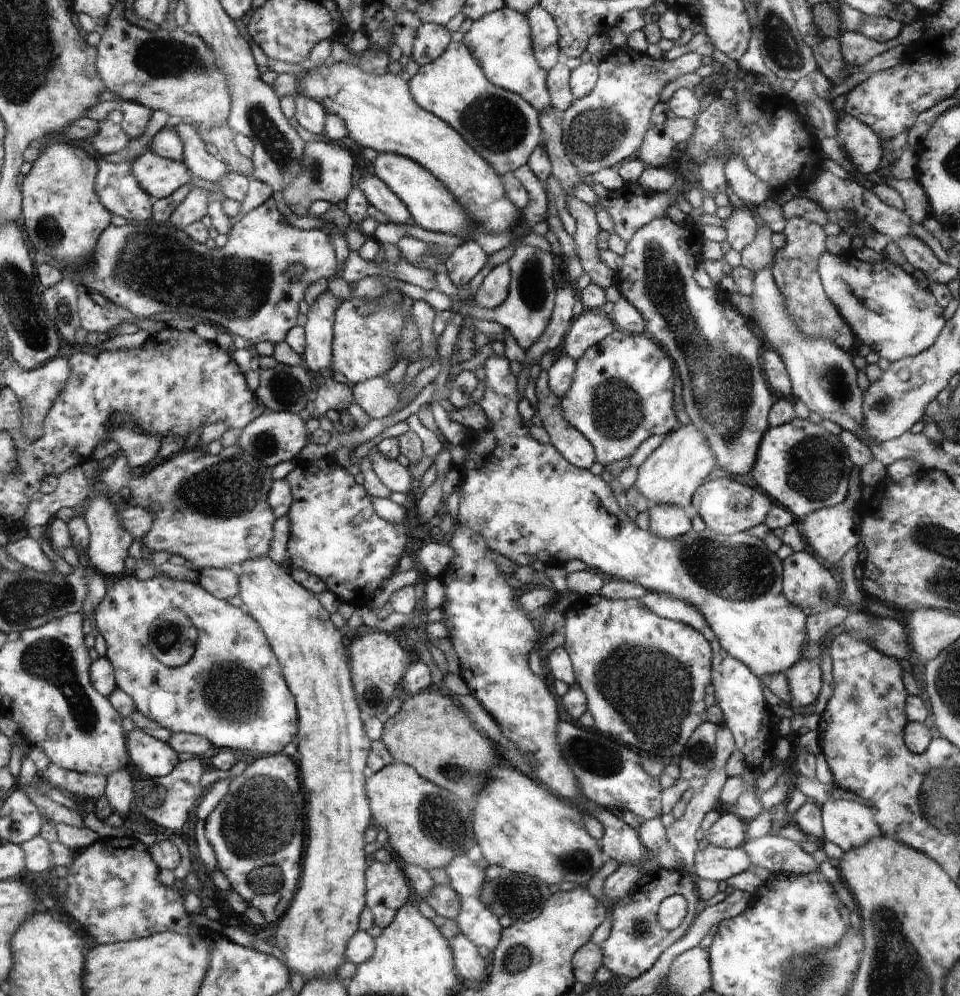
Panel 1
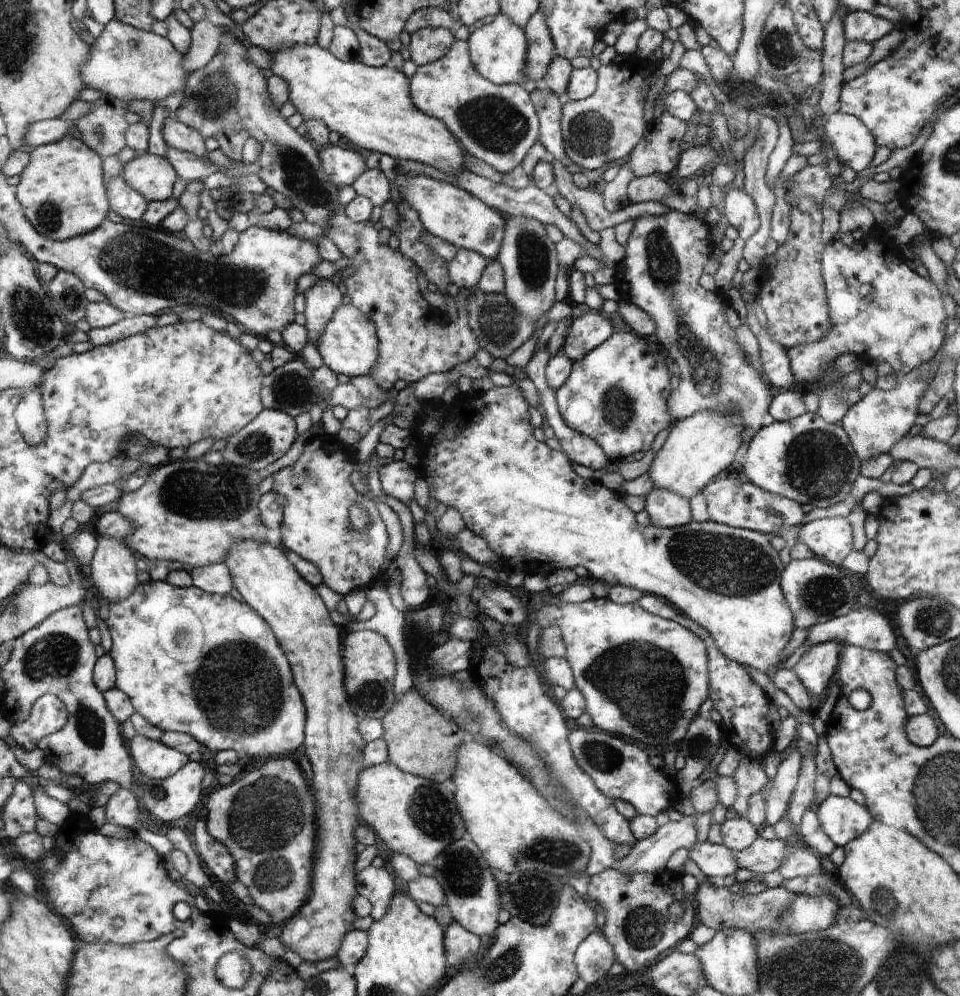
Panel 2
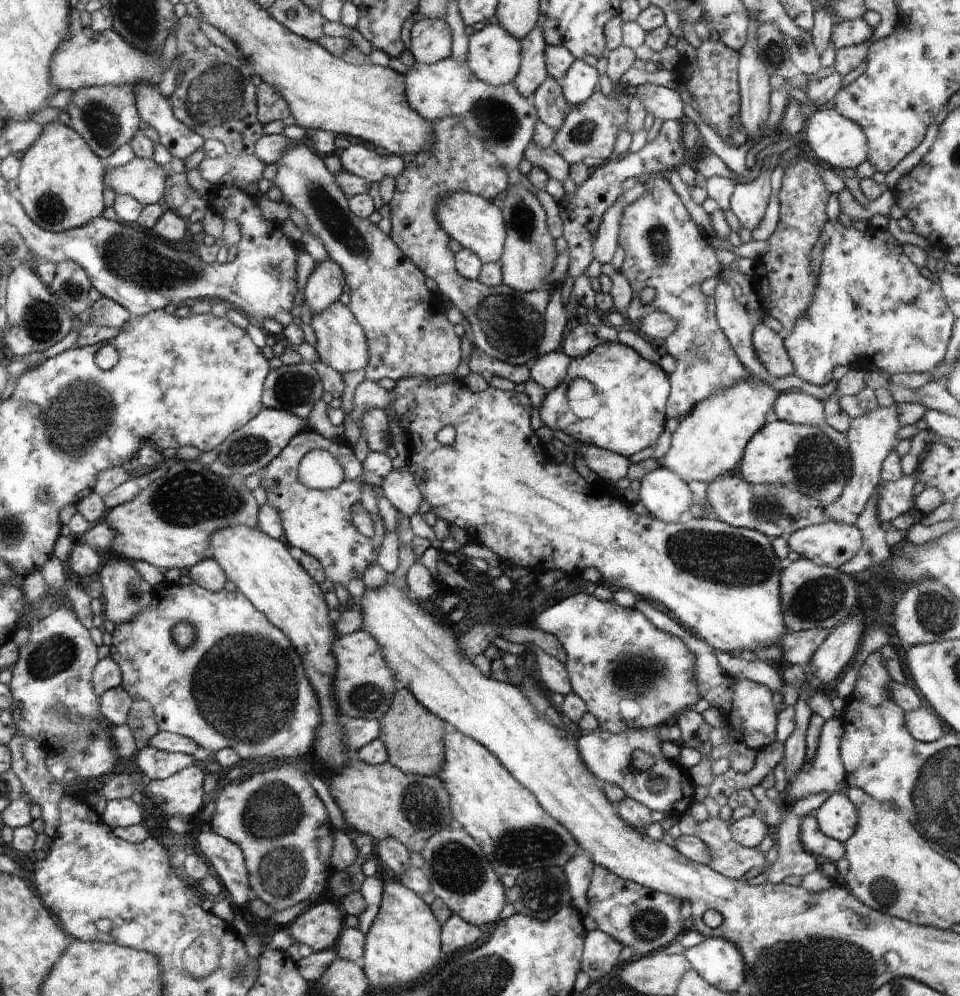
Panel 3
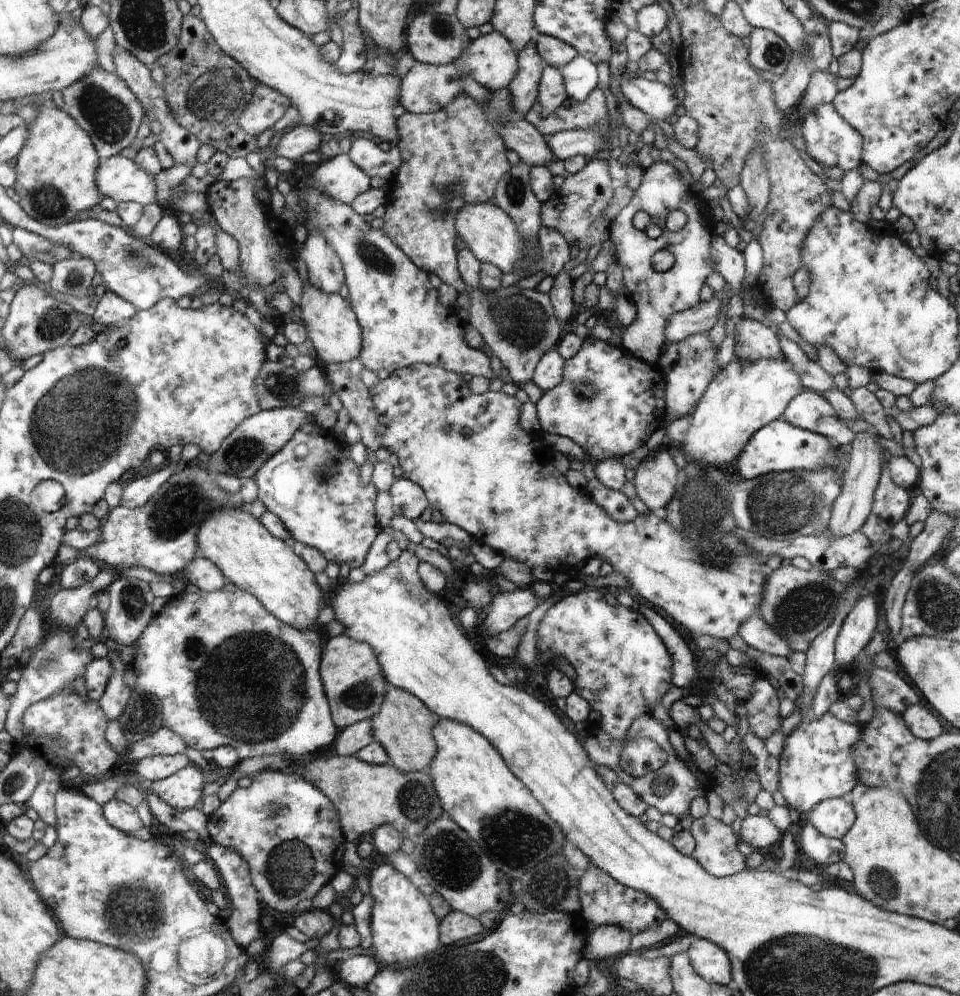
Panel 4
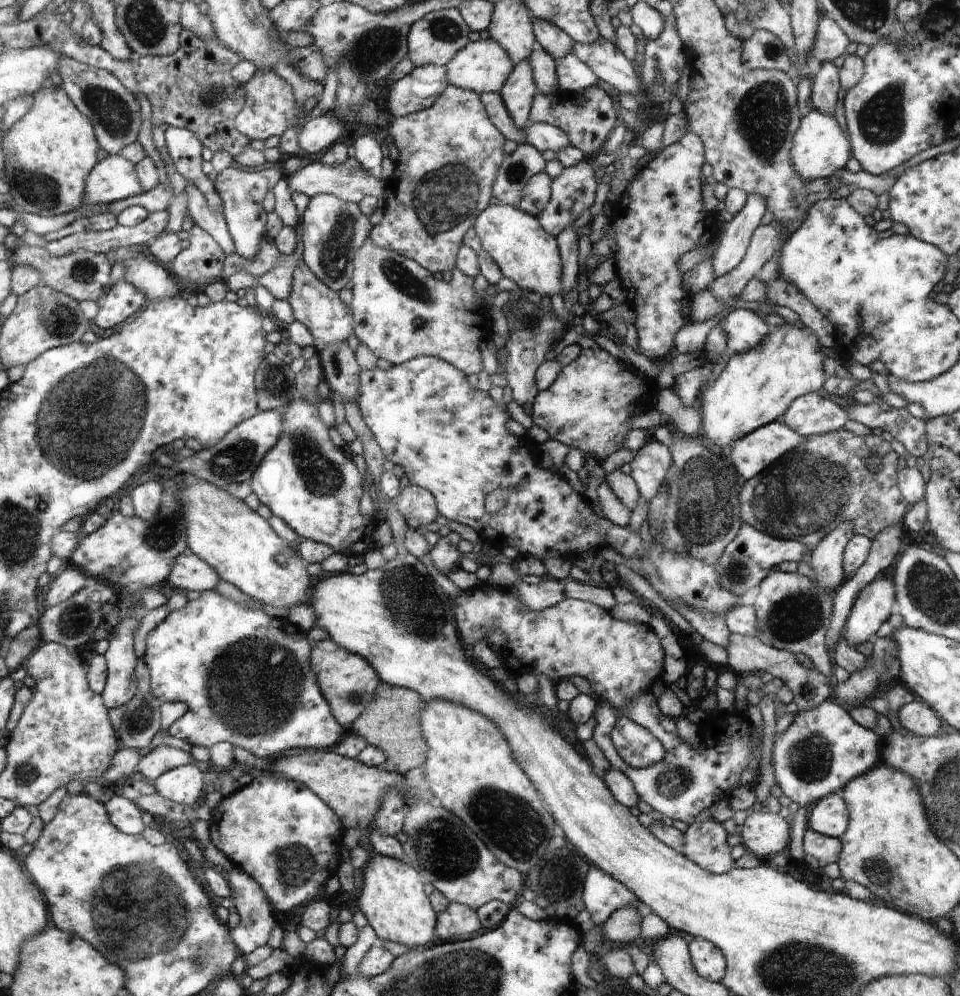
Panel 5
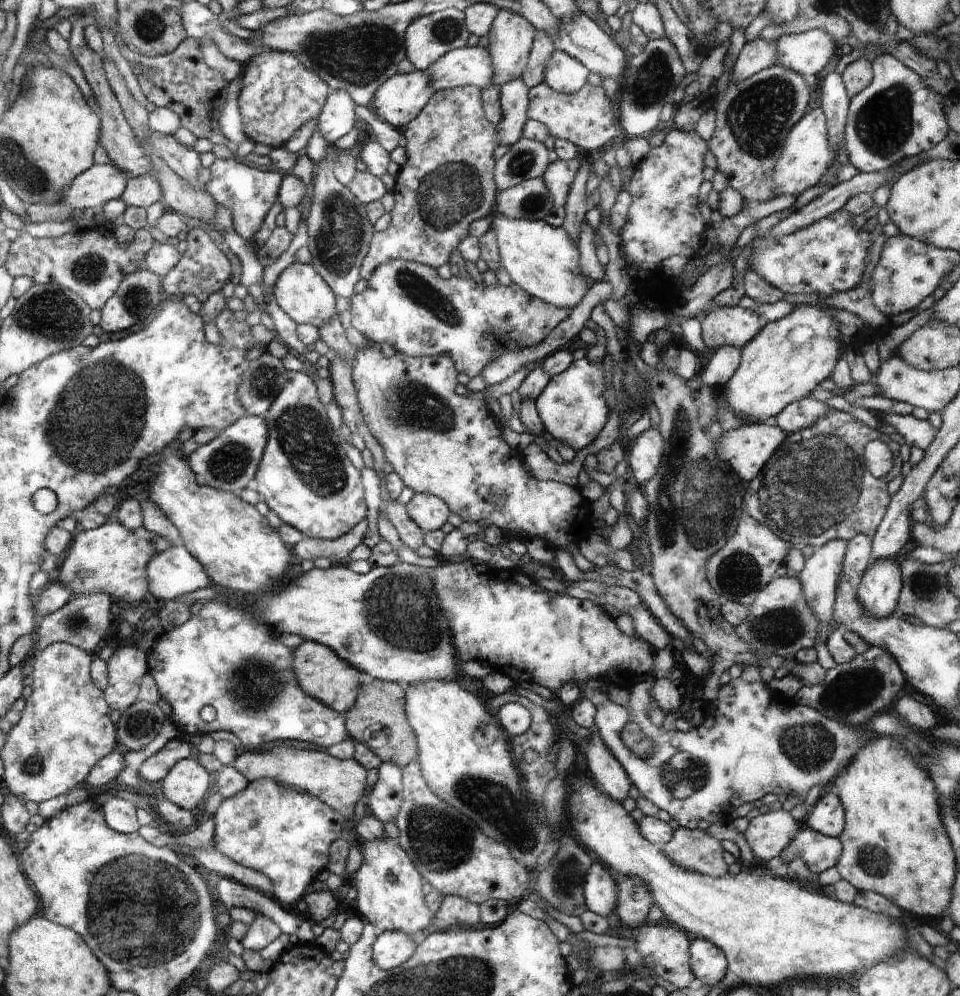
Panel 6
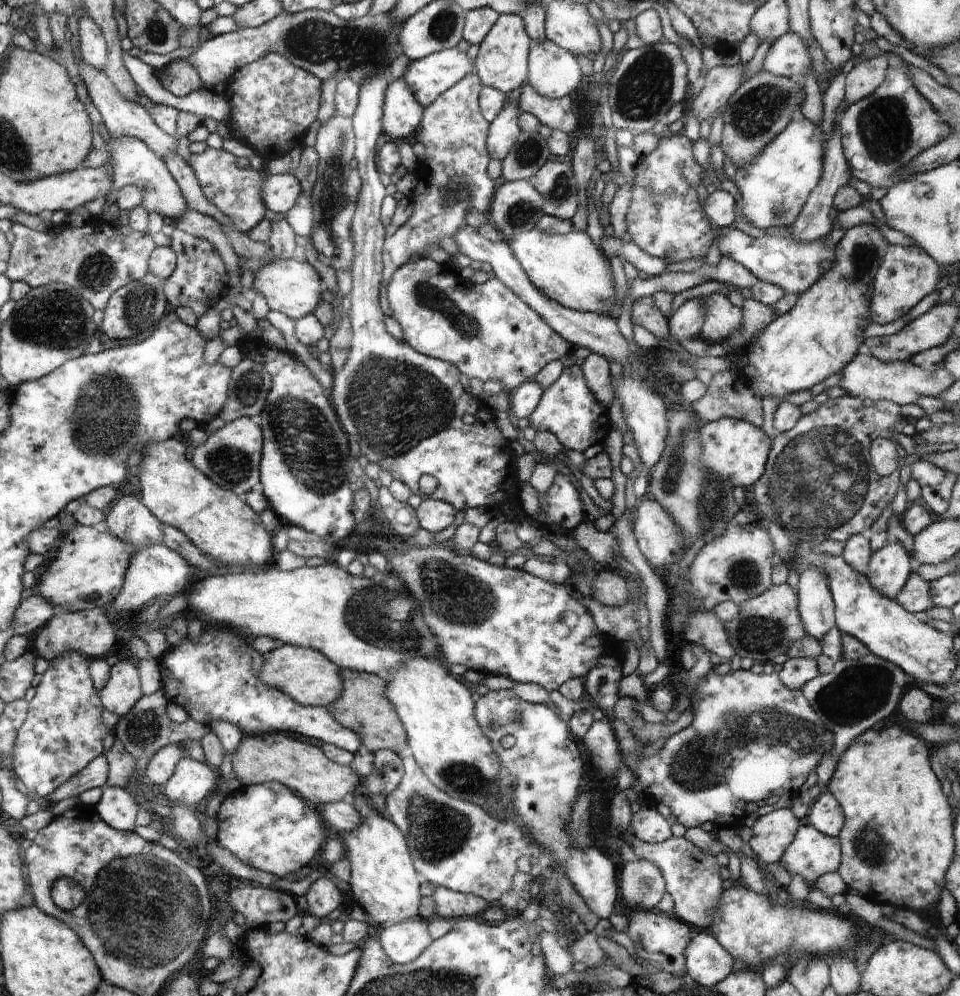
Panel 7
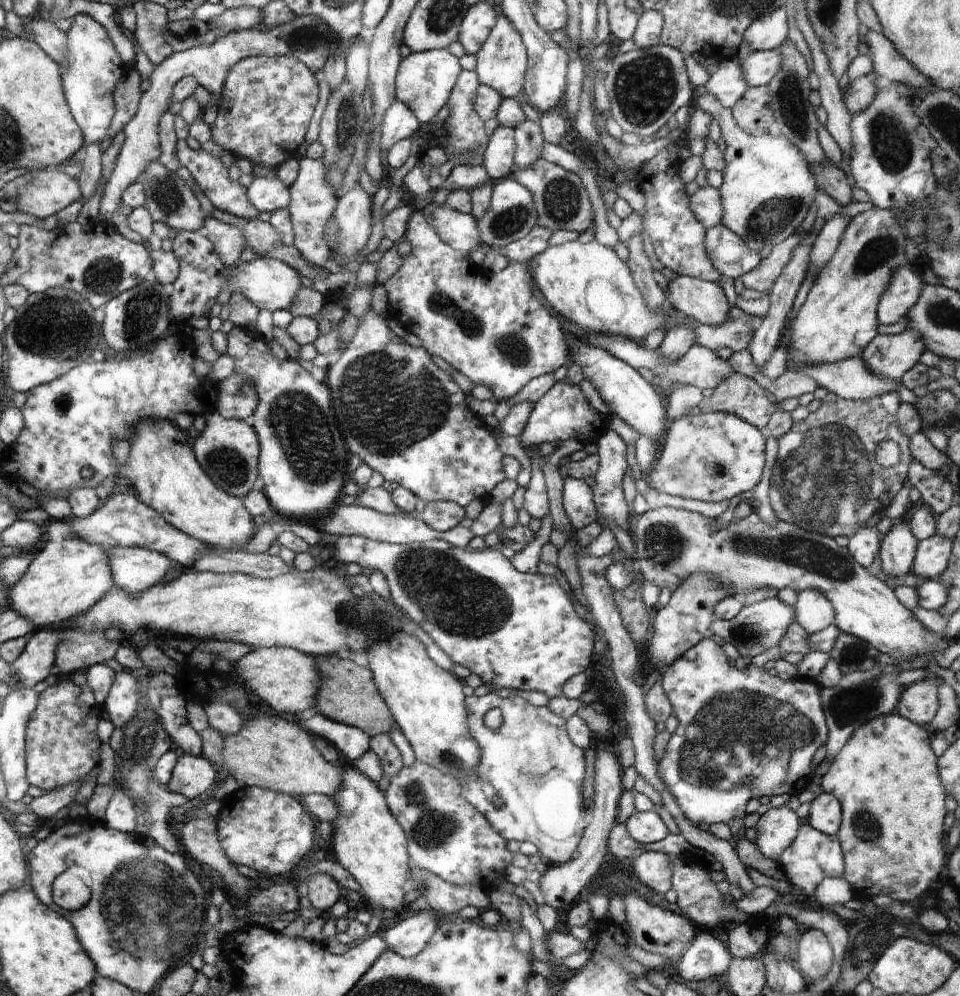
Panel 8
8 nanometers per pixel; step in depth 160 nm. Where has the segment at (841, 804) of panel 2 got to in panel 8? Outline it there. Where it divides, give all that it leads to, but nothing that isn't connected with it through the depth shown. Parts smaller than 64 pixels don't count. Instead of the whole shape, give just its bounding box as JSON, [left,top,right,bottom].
[807,793,841,835]

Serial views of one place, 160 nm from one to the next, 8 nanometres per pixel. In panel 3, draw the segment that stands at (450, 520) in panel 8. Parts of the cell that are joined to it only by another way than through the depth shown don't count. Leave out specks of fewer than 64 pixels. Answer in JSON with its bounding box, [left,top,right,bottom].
[382,467,423,519]

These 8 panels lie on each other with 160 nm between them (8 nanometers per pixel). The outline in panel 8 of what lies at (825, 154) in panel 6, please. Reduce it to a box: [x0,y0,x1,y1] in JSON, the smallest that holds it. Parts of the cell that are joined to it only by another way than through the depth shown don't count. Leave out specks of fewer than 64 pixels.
[694,84,818,251]

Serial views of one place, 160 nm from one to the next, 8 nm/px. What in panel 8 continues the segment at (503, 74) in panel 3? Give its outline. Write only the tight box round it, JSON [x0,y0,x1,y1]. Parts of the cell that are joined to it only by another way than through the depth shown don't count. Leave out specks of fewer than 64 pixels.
[396,50,460,124]

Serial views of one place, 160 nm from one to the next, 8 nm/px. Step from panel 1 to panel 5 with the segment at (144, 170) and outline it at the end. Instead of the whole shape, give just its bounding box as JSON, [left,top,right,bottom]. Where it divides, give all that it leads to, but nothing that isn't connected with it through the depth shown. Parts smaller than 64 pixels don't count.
[85,154,142,204]

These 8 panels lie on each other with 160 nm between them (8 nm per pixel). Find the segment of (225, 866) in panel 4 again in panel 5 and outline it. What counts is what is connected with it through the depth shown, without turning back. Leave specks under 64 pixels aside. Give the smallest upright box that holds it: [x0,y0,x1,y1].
[228,868,276,954]

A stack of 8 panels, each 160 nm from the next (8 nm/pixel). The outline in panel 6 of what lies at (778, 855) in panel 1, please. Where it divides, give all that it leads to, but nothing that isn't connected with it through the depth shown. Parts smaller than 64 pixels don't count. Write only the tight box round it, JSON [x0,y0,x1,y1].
[662,827,729,877]

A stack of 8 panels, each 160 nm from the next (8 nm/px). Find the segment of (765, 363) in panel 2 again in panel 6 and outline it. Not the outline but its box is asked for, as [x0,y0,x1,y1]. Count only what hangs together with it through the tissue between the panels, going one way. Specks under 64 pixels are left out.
[700,306,762,350]

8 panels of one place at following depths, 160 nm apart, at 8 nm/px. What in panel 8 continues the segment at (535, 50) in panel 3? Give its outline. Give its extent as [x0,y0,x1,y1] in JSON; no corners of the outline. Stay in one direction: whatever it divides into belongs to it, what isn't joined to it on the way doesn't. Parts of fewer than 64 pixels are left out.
[482,127,516,182]

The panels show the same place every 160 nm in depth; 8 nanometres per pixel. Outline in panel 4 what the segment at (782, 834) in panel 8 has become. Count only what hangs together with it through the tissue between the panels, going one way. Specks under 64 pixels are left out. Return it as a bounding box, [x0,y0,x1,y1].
[737,814,780,850]

